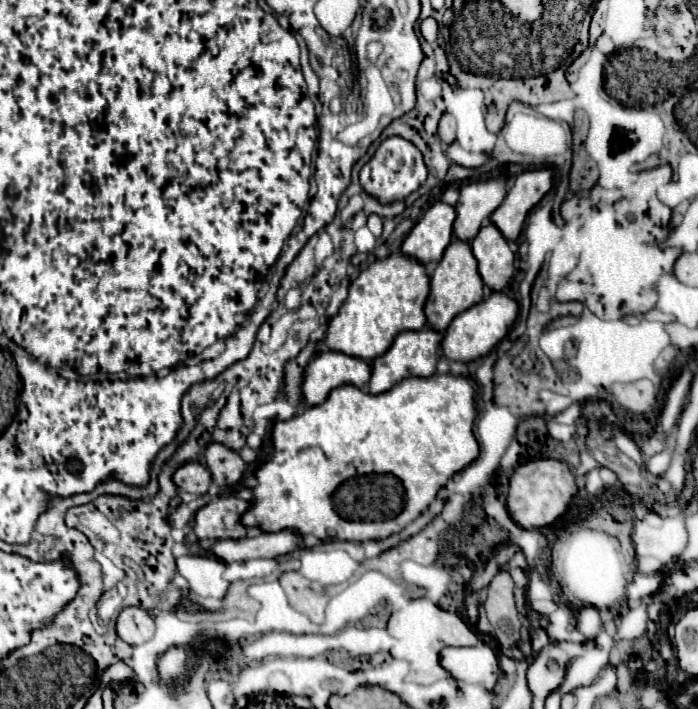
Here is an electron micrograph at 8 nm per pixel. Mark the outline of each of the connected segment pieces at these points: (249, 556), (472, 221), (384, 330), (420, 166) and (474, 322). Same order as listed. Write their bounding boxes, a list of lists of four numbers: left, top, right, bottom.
[[210,530,300,562],[454,180,506,244],[324,254,430,360],[360,136,428,202],[440,292,518,362]]

